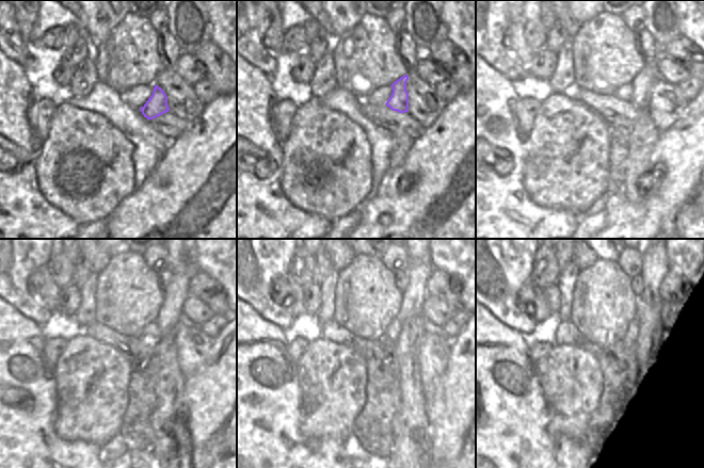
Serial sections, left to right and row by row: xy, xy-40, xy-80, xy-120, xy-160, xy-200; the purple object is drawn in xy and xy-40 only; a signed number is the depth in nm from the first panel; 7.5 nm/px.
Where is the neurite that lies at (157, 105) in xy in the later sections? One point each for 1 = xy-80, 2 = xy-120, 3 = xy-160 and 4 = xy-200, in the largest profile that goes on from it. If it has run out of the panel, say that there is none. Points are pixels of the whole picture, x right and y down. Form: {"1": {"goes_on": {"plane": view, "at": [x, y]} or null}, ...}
{"1": {"goes_on": {"plane": "xy-80", "at": [642, 83]}}, "2": {"goes_on": {"plane": "xy-120", "at": [174, 296]}}, "3": {"goes_on": {"plane": "xy-160", "at": [413, 297]}}, "4": {"goes_on": {"plane": "xy-200", "at": [656, 264]}}}

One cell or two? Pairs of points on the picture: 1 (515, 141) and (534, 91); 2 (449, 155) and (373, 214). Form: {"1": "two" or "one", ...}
{"1": "two", "2": "one"}

